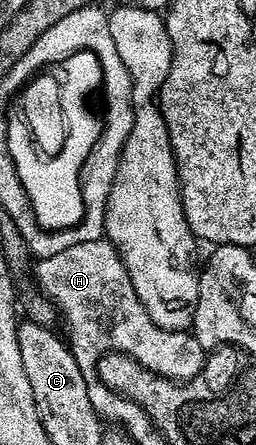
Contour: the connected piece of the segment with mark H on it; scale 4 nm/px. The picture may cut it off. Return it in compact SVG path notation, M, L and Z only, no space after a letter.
M108 238L85 241L52 257L37 258L34 271L35 267L35 286L55 305L62 327L64 323L68 330L66 342L83 374L93 367L95 351L100 346L131 351L131 356L139 356L150 371L163 379L187 381L204 368L206 348L198 345L192 334L167 331L150 321L150 313L146 313L138 293L134 293L126 265Z

